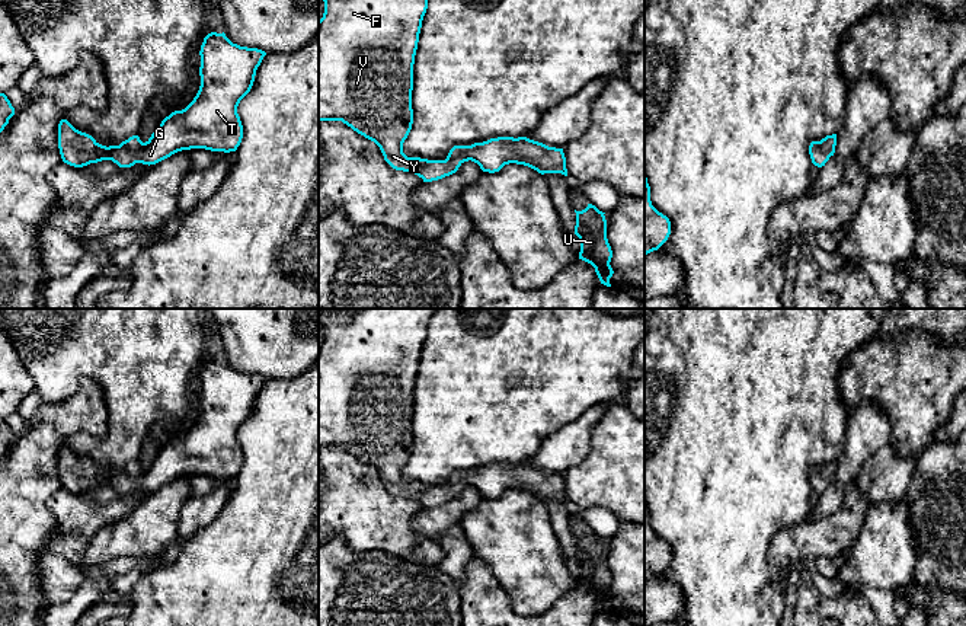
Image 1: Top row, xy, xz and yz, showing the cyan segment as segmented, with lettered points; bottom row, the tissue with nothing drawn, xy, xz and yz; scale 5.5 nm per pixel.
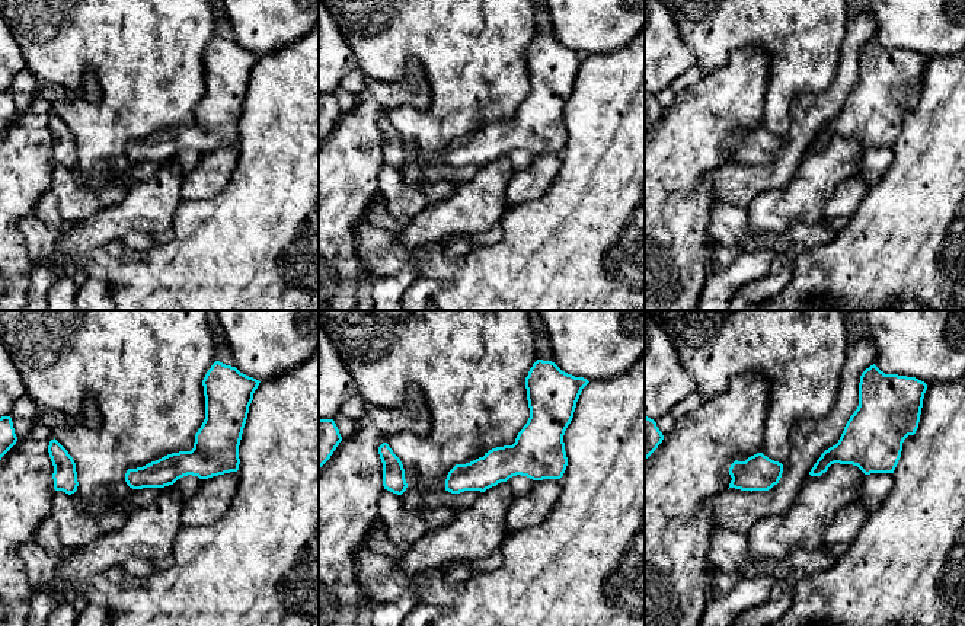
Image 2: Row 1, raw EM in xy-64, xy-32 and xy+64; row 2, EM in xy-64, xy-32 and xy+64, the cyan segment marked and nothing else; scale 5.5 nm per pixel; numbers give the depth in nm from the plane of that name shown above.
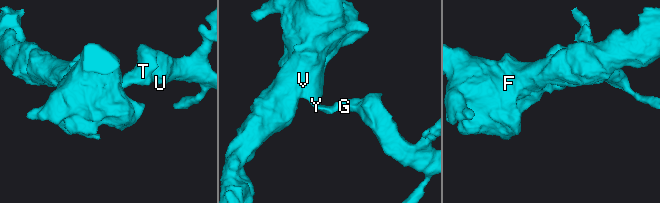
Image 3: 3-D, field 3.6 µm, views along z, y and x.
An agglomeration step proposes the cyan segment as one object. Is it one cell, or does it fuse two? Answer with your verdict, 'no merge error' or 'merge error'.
no merge error

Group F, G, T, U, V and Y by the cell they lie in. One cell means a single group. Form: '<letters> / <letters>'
F G T U V Y

